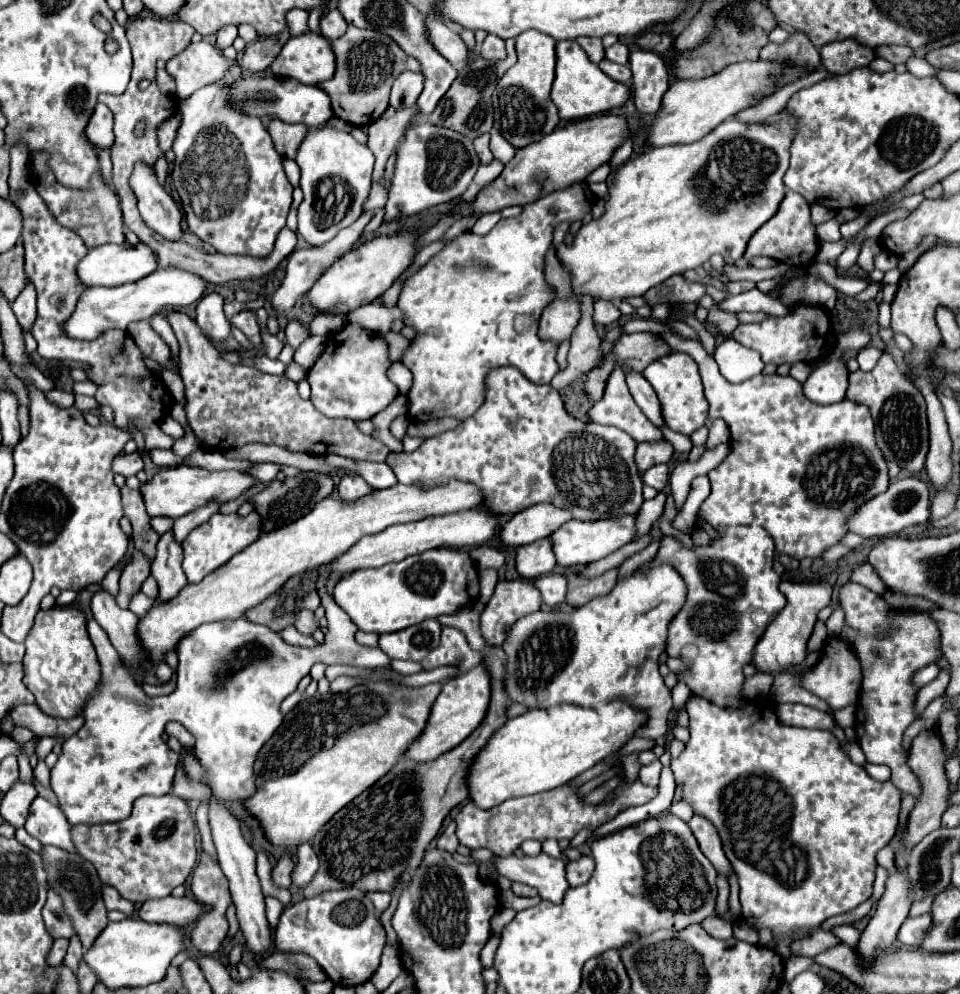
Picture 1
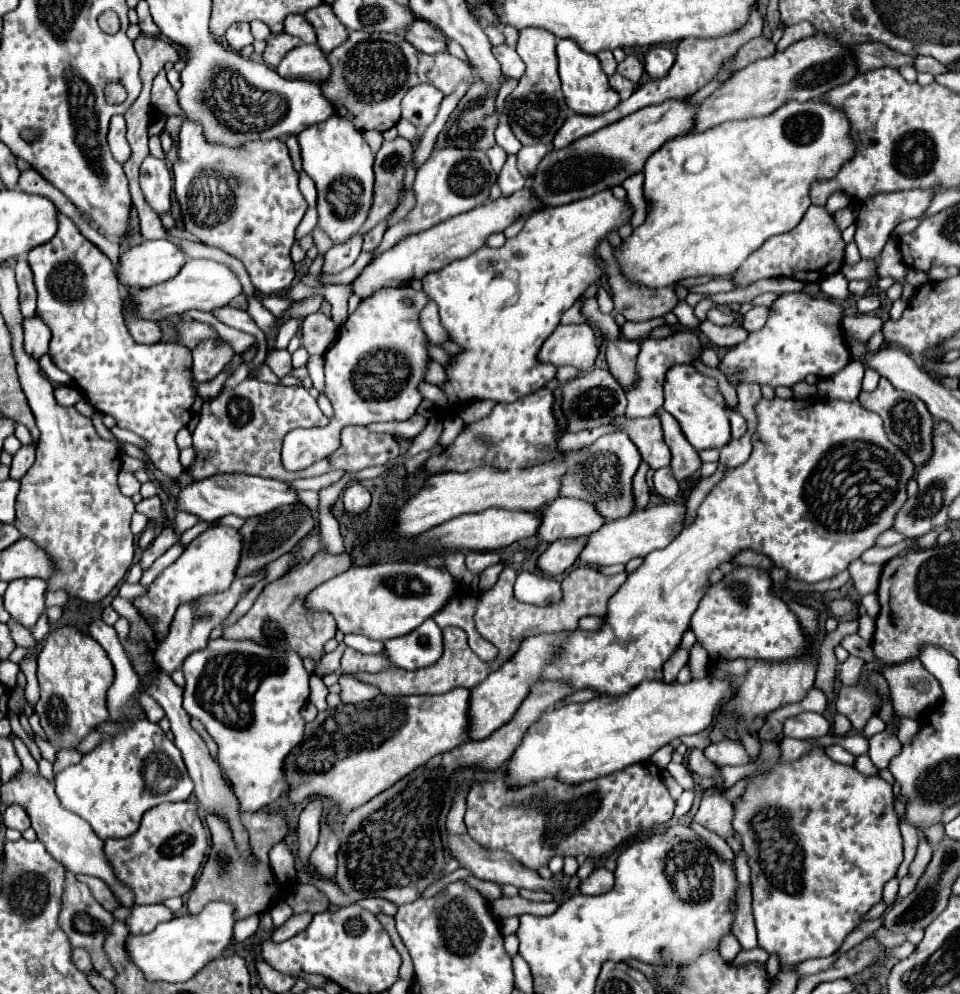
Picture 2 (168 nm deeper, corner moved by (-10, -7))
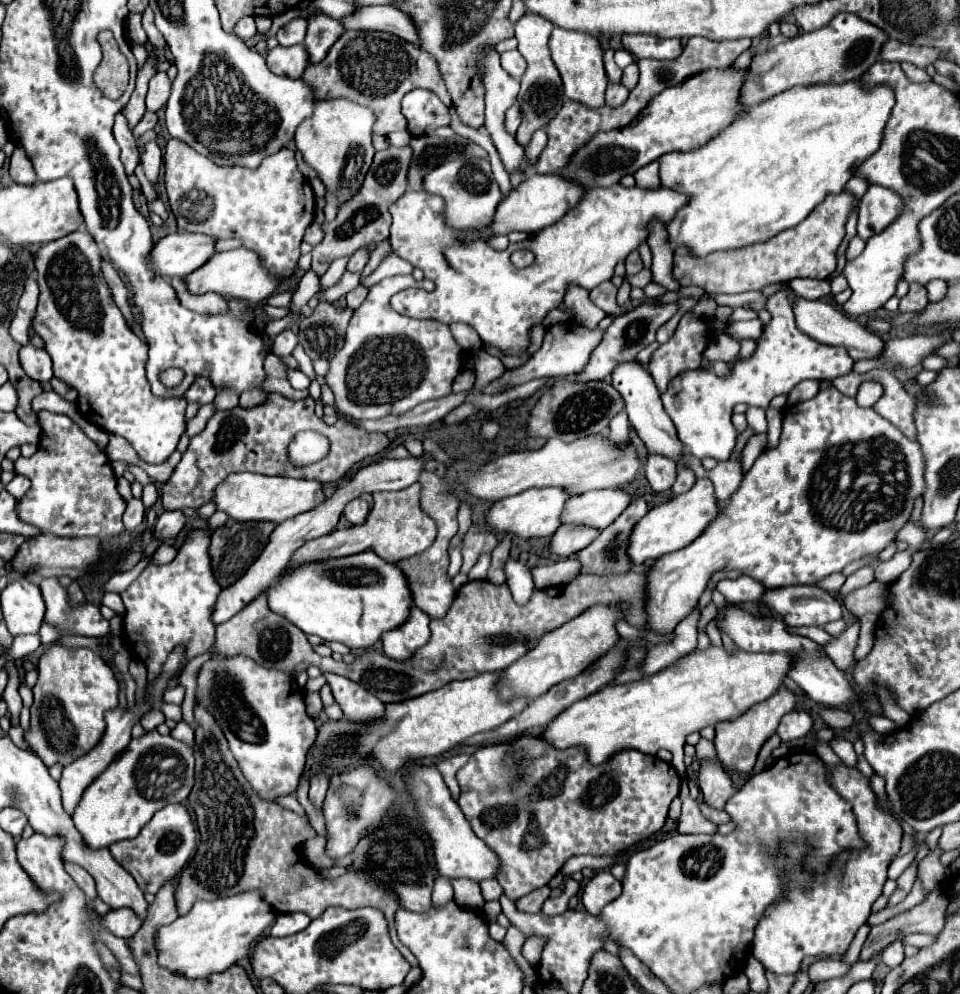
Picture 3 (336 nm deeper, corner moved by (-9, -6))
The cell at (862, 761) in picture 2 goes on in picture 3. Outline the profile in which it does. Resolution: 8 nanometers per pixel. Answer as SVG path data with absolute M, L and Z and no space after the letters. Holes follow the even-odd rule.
M833 738L829 742L829 746L833 748L833 752L843 760L843 764L847 766L855 766L857 764L857 754L853 750L853 744L849 740L843 740L843 738Z

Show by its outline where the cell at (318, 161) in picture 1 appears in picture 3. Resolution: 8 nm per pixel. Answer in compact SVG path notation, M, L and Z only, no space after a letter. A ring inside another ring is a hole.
M347 98L333 100L315 100L313 114L305 118L297 132L295 144L303 154L305 162L319 174L327 190L339 196L339 204L347 202L359 188L373 162L375 148L371 144L375 112Z

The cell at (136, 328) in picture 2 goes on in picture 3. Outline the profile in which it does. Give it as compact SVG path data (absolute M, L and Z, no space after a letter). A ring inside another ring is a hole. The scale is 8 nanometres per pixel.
M105 256L103 262L101 262L101 272L103 272L103 278L107 280L107 284L109 284L109 288L111 288L111 294L113 294L115 304L119 306L119 310L121 310L123 316L125 316L125 320L129 322L129 320L133 318L131 304L129 304L129 290L127 290L125 282L121 280L119 272L115 270L113 262L111 262L107 256Z

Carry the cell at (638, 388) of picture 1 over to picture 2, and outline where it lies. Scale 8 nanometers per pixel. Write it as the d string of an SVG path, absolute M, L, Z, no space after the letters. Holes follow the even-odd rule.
M660 411L658 419L660 419L662 429L664 429L664 441L668 443L670 451L672 451L670 469L672 469L674 477L678 481L690 479L692 475L696 475L696 471L702 465L698 451L694 451L694 447L690 447L690 443L686 443L684 435L678 427L678 421L674 421L666 411Z

